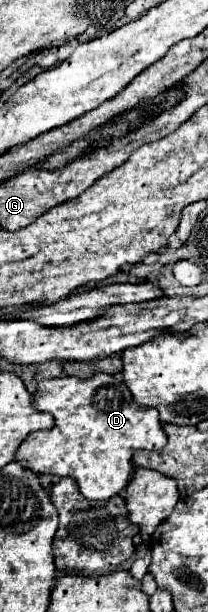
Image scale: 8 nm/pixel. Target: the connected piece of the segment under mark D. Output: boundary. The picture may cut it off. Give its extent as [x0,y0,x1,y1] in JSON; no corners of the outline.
[16,374,166,500]

